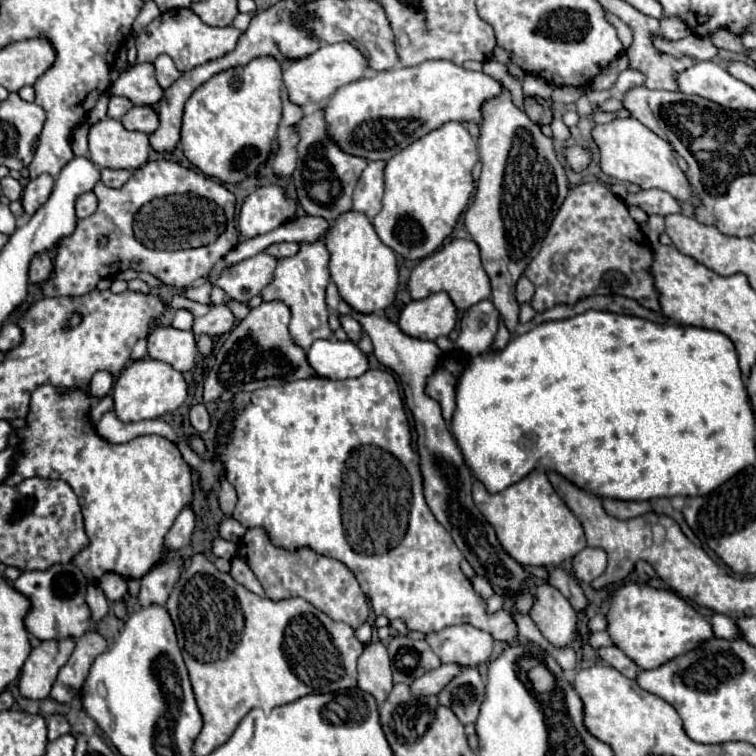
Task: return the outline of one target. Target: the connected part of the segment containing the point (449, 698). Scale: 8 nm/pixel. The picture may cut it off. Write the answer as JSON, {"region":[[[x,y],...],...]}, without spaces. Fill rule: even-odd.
{"region":[[[461,669],[437,695],[439,705],[449,707],[457,719],[467,725],[475,723],[479,715],[479,707],[483,701],[483,687],[485,679],[479,675],[477,669]]]}

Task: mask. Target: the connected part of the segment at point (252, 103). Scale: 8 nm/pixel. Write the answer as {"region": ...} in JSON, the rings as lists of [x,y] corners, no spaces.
{"region":[[[257,57],[247,65],[231,67],[215,73],[209,81],[193,91],[185,105],[183,127],[181,127],[181,147],[185,157],[197,165],[207,177],[215,177],[221,183],[237,183],[253,173],[261,163],[267,161],[271,151],[271,141],[277,135],[277,125],[281,119],[281,73],[283,65],[275,57]]]}

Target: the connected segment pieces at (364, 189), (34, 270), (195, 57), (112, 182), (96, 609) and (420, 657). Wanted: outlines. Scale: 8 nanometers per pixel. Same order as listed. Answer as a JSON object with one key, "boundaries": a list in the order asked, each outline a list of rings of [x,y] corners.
{"boundaries":[[[[369,161],[353,193],[353,211],[365,213],[369,219],[373,219],[381,211],[383,167],[383,161]]],[[[47,253],[43,255],[37,255],[33,261],[31,261],[31,267],[29,267],[29,279],[31,283],[43,283],[49,279],[53,271],[53,261]]],[[[171,9],[161,13],[157,19],[153,19],[147,25],[147,31],[139,33],[139,51],[137,51],[137,63],[153,61],[161,53],[167,53],[179,71],[191,71],[197,65],[203,65],[211,59],[223,57],[225,53],[233,51],[237,41],[241,37],[241,31],[235,27],[209,27],[205,25],[191,9]]],[[[103,169],[101,171],[101,181],[107,187],[121,187],[123,183],[127,183],[129,177],[131,177],[129,171],[117,171],[117,169]]],[[[91,583],[87,589],[87,605],[91,609],[91,621],[103,619],[109,611],[109,601],[107,601],[105,593],[95,583]]],[[[397,635],[389,641],[389,659],[395,683],[411,683],[423,673],[437,669],[441,665],[439,657],[431,651],[427,641],[413,641]]]]}

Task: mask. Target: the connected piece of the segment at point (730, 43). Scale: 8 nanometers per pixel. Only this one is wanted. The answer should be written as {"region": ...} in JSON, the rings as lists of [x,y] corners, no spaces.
{"region":[[[717,29],[717,31],[711,35],[711,41],[713,41],[715,45],[719,45],[721,49],[729,49],[729,51],[735,51],[735,53],[739,53],[739,55],[747,55],[741,39],[739,39],[737,35],[729,33],[727,29]]]}

